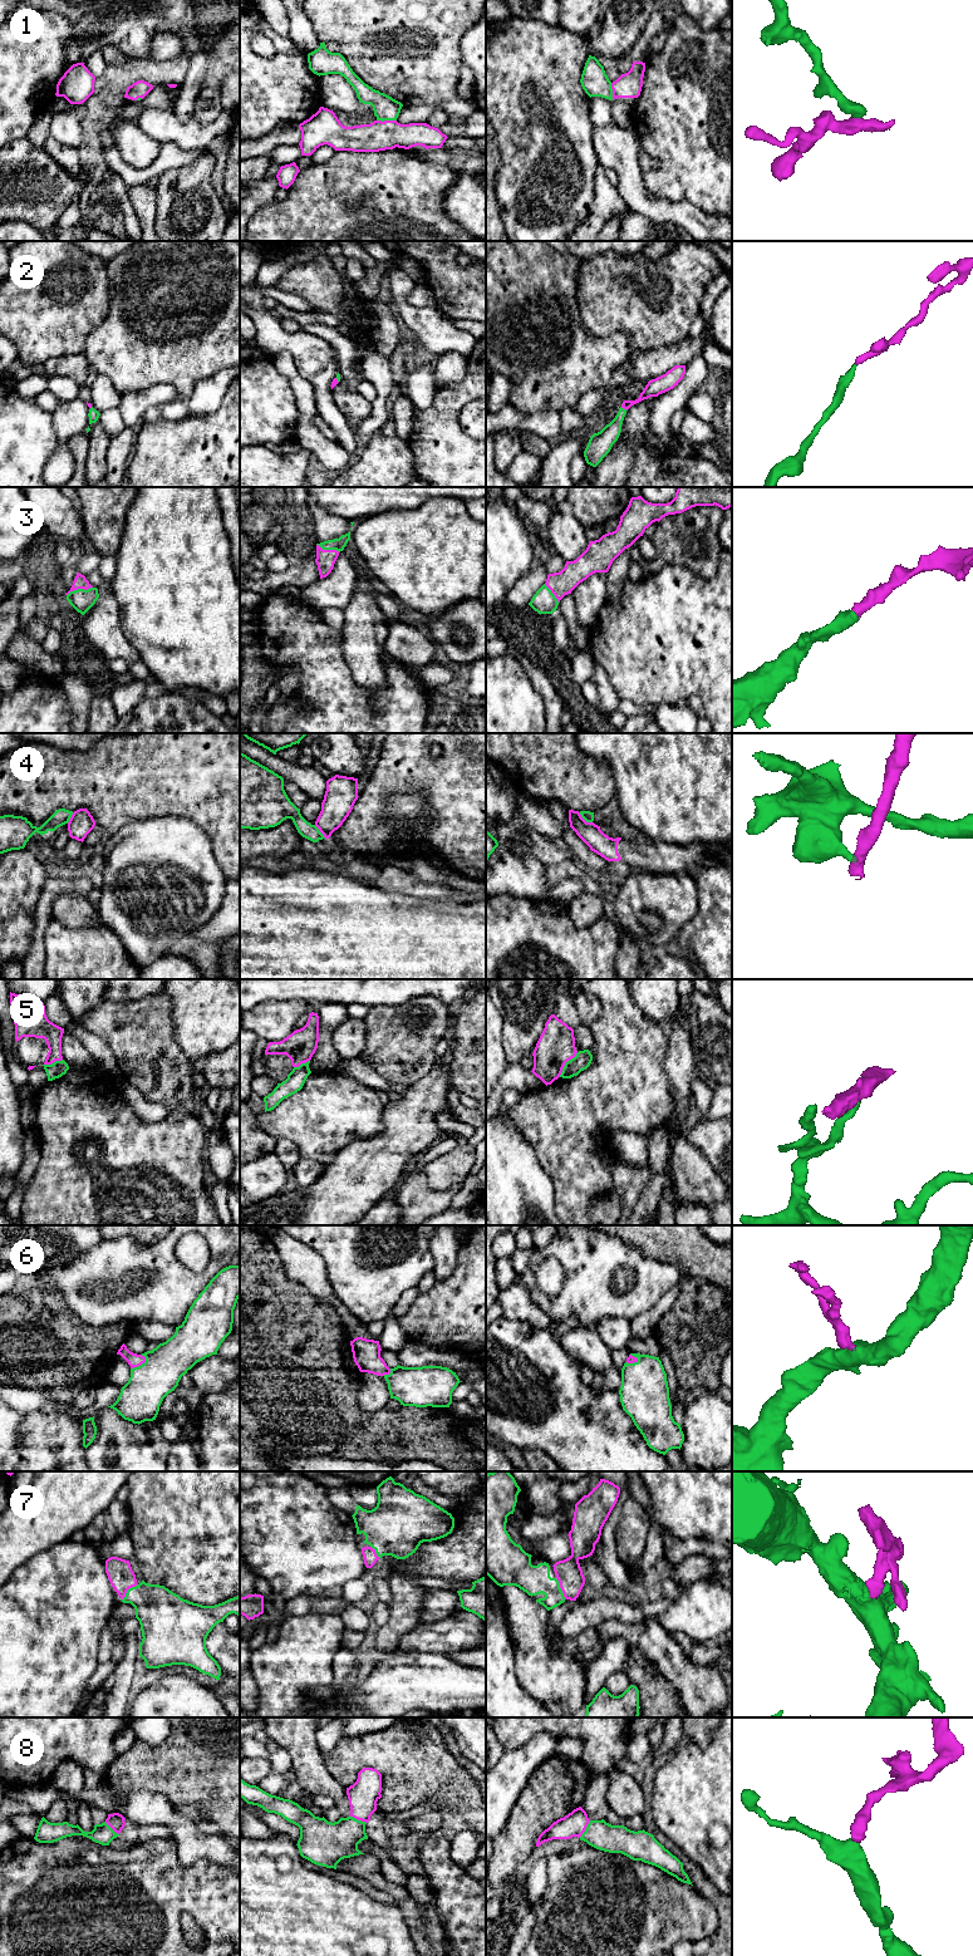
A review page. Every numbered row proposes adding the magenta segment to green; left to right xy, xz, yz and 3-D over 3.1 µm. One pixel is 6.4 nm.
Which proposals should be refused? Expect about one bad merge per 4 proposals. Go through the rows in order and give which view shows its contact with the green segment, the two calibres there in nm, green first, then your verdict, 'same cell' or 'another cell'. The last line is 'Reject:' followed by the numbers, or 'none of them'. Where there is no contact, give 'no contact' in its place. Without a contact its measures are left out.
1: contact in xz; calibres 160 and 190 nm; same cell
2: contact in yz; calibres 140 and 110 nm; same cell
3: contact in xy; calibres 150 and 80 nm; same cell
4: contact in yz; calibres 70 and 140 nm; another cell
5: contact in yz; calibres 110 and 240 nm; another cell
6: contact in xy; calibres 260 and 90 nm; same cell
7: contact in yz; calibres 190 and 170 nm; same cell
8: contact in yz; calibres 180 and 160 nm; same cell
Reject: 4, 5

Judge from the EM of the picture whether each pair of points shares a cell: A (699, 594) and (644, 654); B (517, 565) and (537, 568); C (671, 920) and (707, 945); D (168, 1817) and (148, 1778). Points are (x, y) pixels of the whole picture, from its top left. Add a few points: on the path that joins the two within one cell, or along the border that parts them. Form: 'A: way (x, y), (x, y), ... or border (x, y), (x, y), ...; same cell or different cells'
A: way (684, 609), (654, 639); same cell
B: border (539, 559), (511, 588); different cells
C: border (698, 903), (698, 910), (676, 938); different cells
D: border (127, 1793), (137, 1790), (158, 1792), (175, 1809); different cells

